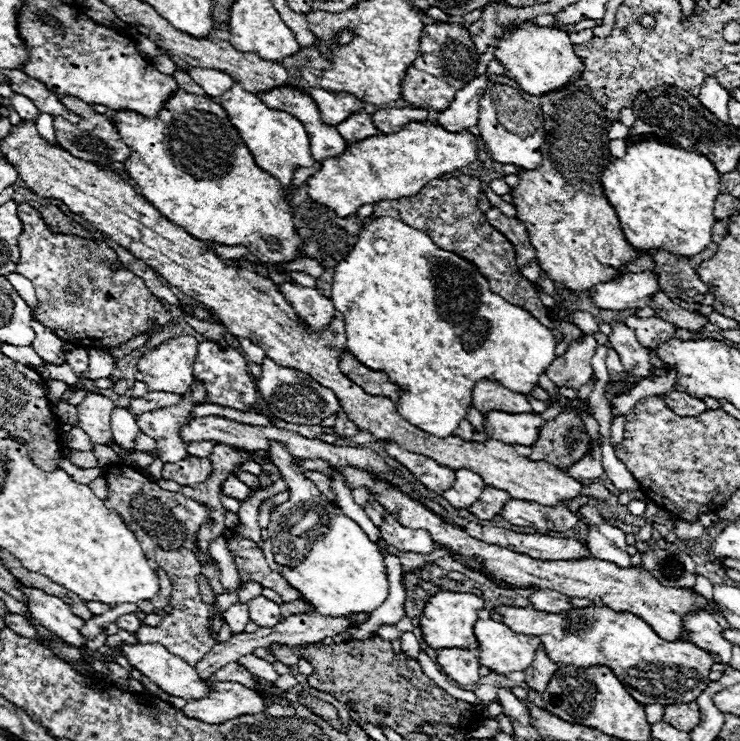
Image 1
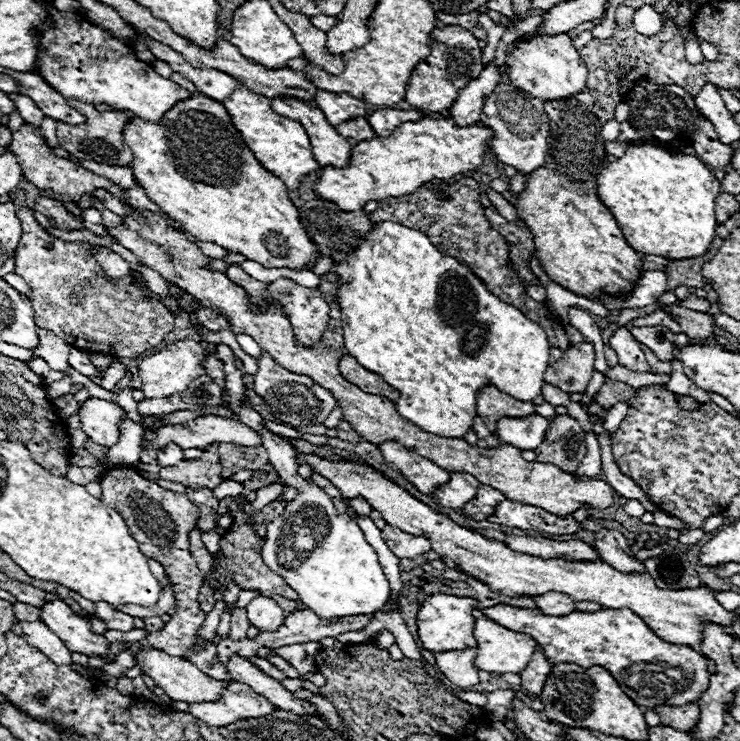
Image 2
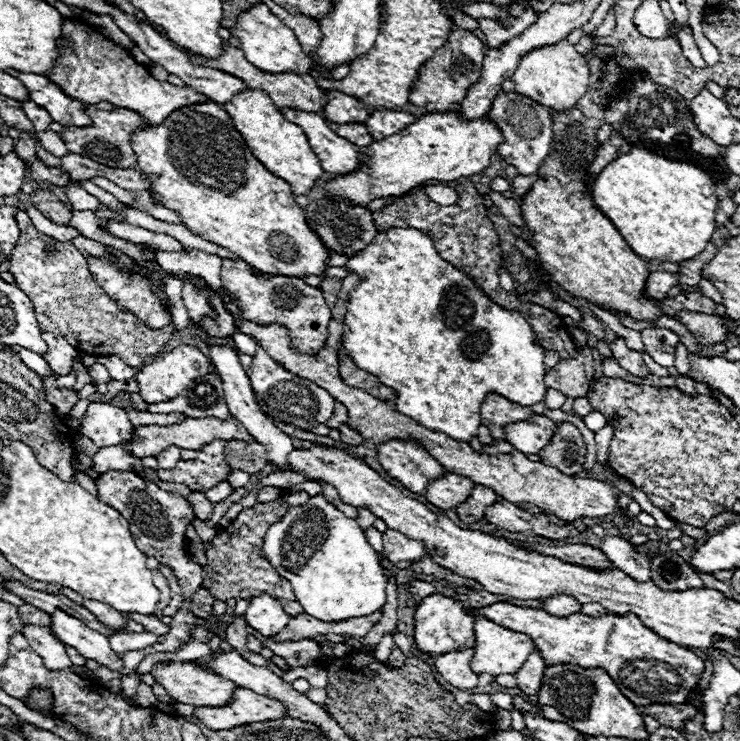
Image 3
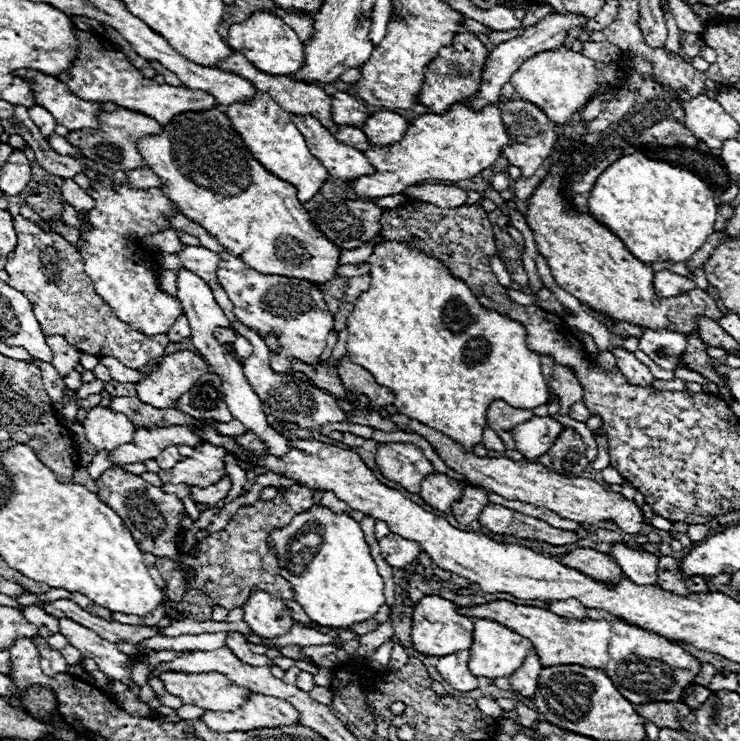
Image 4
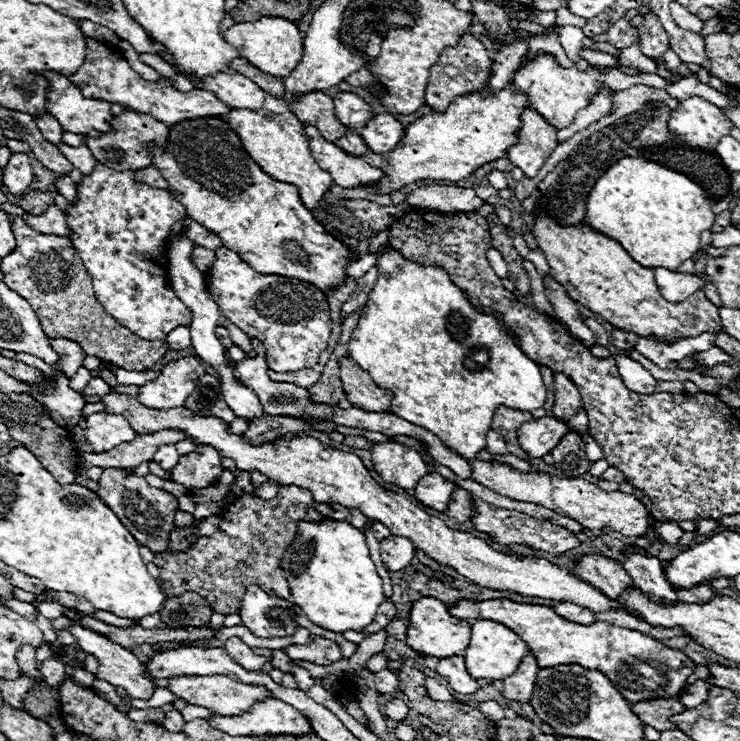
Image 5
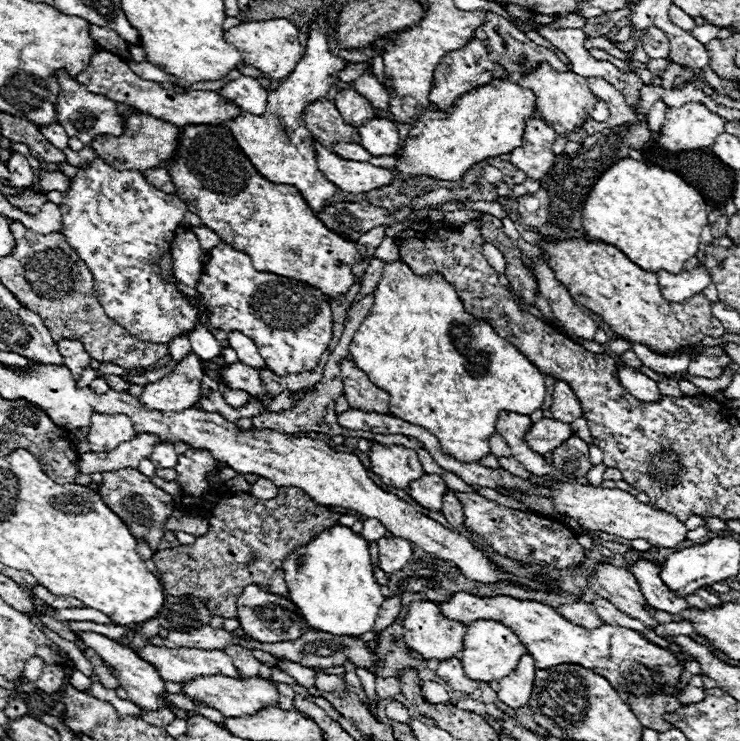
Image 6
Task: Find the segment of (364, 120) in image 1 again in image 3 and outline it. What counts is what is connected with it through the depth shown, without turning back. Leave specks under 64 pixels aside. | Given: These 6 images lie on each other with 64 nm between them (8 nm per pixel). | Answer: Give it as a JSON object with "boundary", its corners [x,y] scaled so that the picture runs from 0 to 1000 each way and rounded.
{"boundary":[[[478,167],[478,170],[457,170],[457,173],[454,173],[454,181],[457,181],[459,186],[468,186],[470,192],[481,194],[484,200],[497,197],[497,194],[505,192],[492,167],[489,167],[489,170],[484,170],[484,167]]]}

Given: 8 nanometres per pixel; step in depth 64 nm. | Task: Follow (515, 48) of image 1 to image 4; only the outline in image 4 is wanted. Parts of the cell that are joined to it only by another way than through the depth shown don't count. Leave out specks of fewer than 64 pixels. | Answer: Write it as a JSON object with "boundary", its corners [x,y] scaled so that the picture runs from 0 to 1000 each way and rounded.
{"boundary":[[[762,62],[757,67],[743,67],[719,76],[711,81],[700,97],[689,105],[689,113],[695,116],[700,132],[711,132],[714,138],[722,138],[749,167],[765,167],[773,154],[786,146],[800,127],[808,119],[839,120],[849,113],[849,100],[830,84],[803,84],[792,76],[784,76],[781,70],[765,67]]]}

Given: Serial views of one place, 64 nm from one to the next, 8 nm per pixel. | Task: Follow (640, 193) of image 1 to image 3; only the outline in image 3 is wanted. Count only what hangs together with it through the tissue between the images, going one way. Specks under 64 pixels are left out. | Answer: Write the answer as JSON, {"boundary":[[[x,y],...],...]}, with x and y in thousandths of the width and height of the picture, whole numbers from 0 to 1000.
{"boundary":[[[854,200],[849,208],[841,208],[835,216],[824,219],[803,243],[800,270],[803,278],[830,300],[832,310],[841,316],[841,321],[846,321],[846,329],[857,337],[857,343],[873,351],[932,351],[954,335],[962,313],[968,310],[965,289],[970,267],[962,240],[938,221],[900,216],[897,211],[889,211],[873,200]]]}

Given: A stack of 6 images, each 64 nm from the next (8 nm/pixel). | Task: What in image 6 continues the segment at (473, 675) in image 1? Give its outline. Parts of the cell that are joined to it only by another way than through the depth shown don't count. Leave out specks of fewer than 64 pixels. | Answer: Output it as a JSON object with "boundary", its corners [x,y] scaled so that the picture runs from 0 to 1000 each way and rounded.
{"boundary":[[[605,888],[605,891],[597,891],[595,899],[589,901],[589,910],[608,923],[611,931],[616,934],[624,934],[624,937],[638,937],[646,926],[643,918],[635,918],[627,904],[624,904],[624,893],[619,888]]]}

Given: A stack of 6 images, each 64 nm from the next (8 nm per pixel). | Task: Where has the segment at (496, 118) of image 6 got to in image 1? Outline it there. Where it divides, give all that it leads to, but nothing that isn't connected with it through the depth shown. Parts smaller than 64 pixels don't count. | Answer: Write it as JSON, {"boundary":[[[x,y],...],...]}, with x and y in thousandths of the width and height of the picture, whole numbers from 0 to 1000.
{"boundary":[[[554,165],[532,181],[511,181],[511,186],[473,194],[459,213],[438,216],[435,227],[422,235],[414,248],[424,273],[446,278],[465,294],[500,273],[559,265],[576,246],[635,224],[643,216],[646,184],[635,175],[608,181],[600,170],[586,165]]]}

